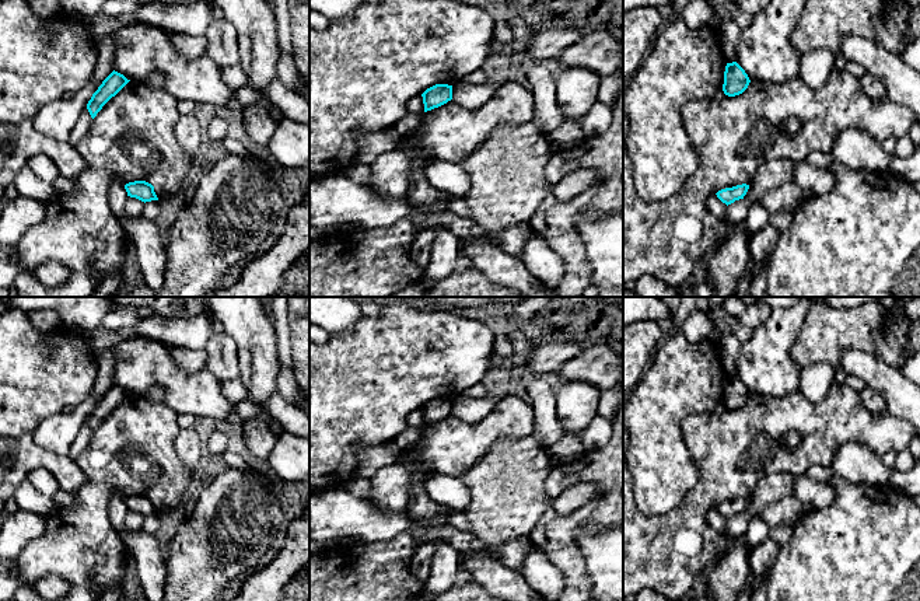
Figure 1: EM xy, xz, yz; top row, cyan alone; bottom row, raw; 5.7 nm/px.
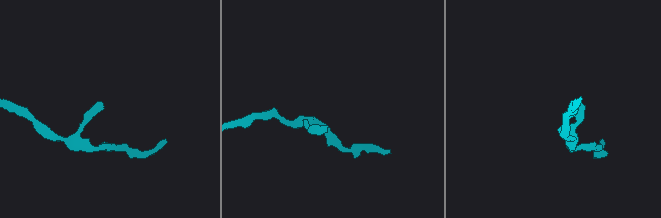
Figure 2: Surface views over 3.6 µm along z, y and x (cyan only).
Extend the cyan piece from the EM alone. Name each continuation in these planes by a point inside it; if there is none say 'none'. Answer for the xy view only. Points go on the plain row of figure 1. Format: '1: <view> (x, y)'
none

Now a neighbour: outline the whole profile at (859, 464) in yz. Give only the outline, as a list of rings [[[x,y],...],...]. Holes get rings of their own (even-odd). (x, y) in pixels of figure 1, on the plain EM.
[[[856,443],[842,445],[830,467],[835,475],[856,485],[885,485],[893,471],[884,465],[882,455]]]

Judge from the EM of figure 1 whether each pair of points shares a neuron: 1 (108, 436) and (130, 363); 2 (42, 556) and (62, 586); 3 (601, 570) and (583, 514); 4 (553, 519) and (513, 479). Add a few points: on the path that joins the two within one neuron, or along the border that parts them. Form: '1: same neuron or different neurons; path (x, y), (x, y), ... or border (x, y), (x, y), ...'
1: different neurons; border (130, 394), (139, 394), (146, 398)
2: different neurons; border (34, 582), (49, 575), (58, 575), (72, 586)
3: different neurons; border (608, 527), (584, 524), (579, 530), (583, 556)
4: different neurons; border (546, 478), (546, 509), (527, 537)

